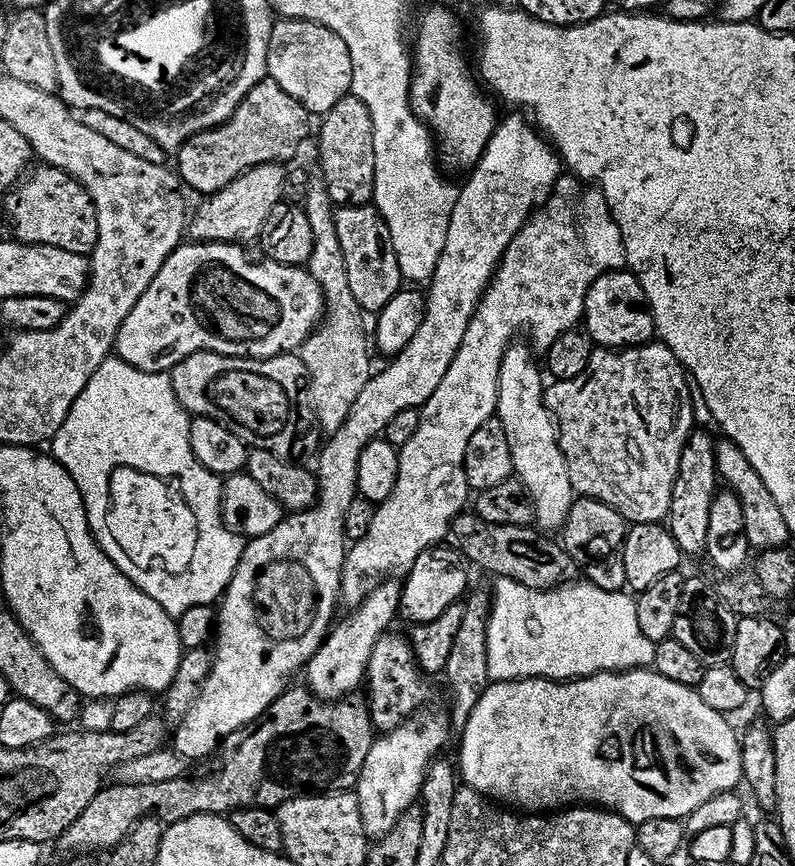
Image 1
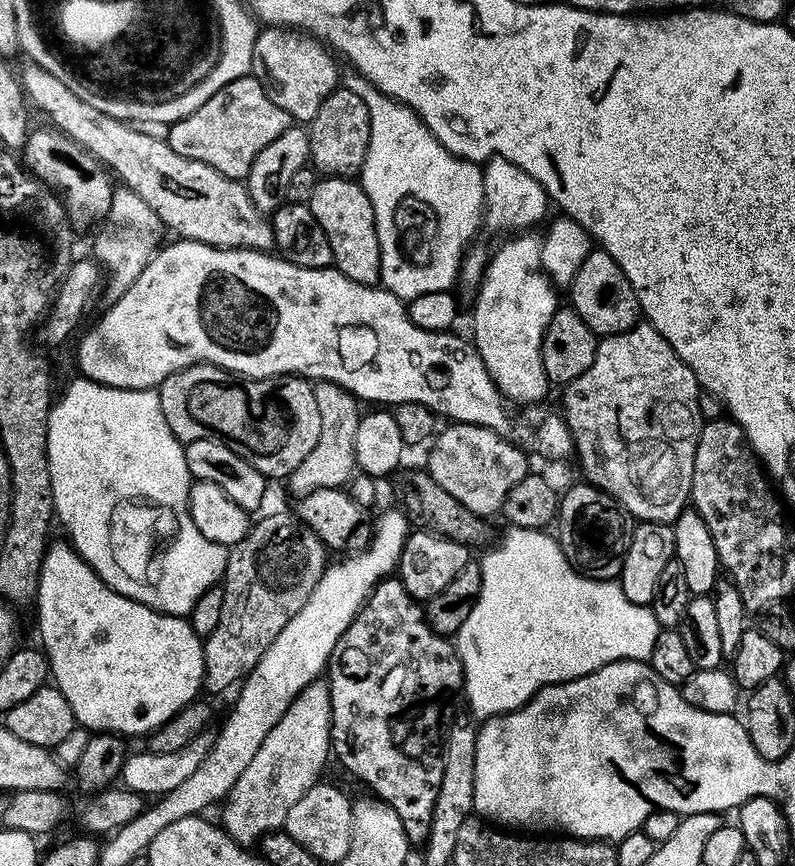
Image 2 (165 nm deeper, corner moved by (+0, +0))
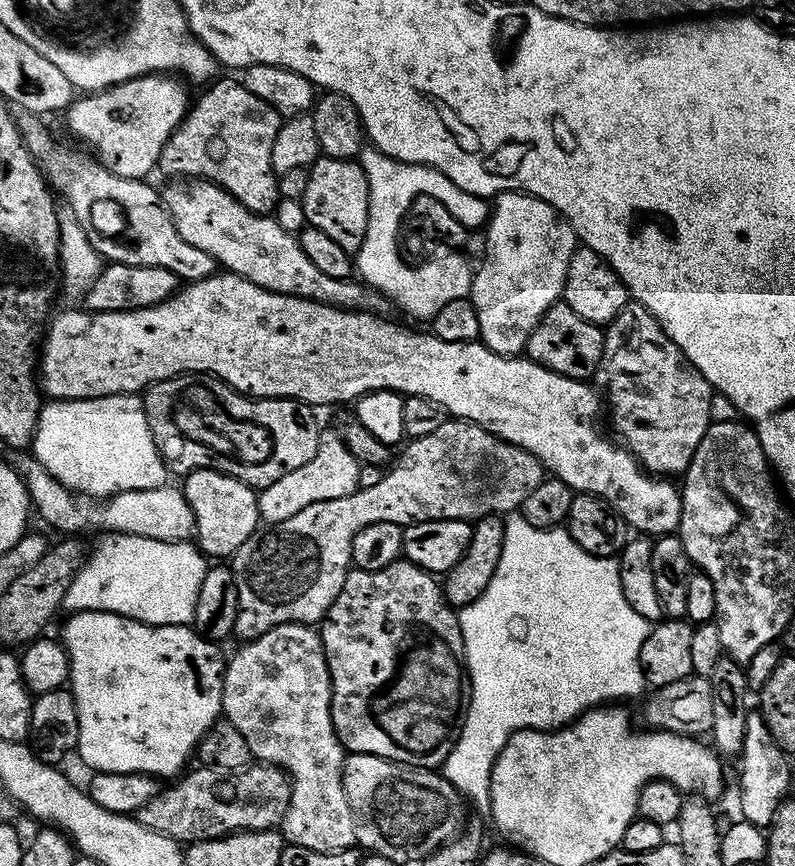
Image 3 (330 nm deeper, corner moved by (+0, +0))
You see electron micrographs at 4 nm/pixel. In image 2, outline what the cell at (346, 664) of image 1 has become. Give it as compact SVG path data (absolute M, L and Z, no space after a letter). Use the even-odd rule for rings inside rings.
M316 680L308 684L299 692L288 705L282 718L279 719L266 734L262 746L258 748L254 759L239 775L238 781L225 797L222 810L221 827L229 838L237 844L245 846L255 845L268 832L275 832L283 827L286 815L293 808L294 803L300 801L321 779L321 772L330 760L331 751L332 707L327 681Z

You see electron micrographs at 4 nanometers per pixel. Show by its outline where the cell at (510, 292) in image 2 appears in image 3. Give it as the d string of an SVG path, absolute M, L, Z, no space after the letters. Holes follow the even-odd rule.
M502 192L495 197L494 203L490 208L490 215L486 221L487 228L488 233L485 234L484 240L488 245L484 248L484 261L481 262L480 268L478 264L478 267L475 269L472 278L472 291L470 293L471 302L478 310L479 343L486 345L490 350L494 350L503 356L520 356L527 349L530 334L534 330L534 326L538 326L542 314L546 314L546 310L550 310L550 306L554 306L564 295L566 270L570 266L572 253L578 247L576 232L568 225L568 219L561 216L558 210L554 210L554 206L550 206L550 202L542 202L542 198L532 196L529 192Z

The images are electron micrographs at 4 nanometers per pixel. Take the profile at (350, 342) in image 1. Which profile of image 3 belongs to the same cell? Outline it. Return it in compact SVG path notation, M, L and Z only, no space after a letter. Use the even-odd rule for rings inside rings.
M321 431L318 450L314 458L306 462L306 466L298 466L298 470L278 478L278 482L270 482L270 486L259 489L256 501L261 521L268 526L286 522L286 518L294 518L298 510L306 510L306 506L314 502L326 502L330 498L346 498L346 494L355 492L360 487L358 482L360 466L354 454L350 454L350 450L345 446L339 431Z

